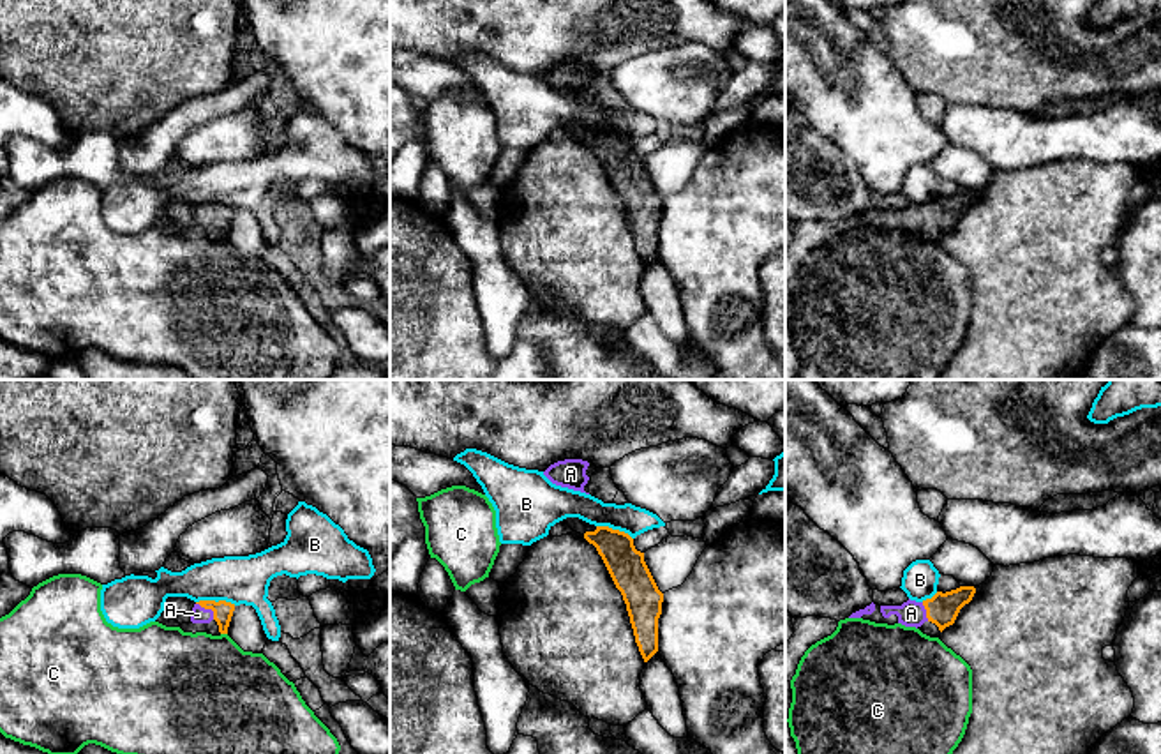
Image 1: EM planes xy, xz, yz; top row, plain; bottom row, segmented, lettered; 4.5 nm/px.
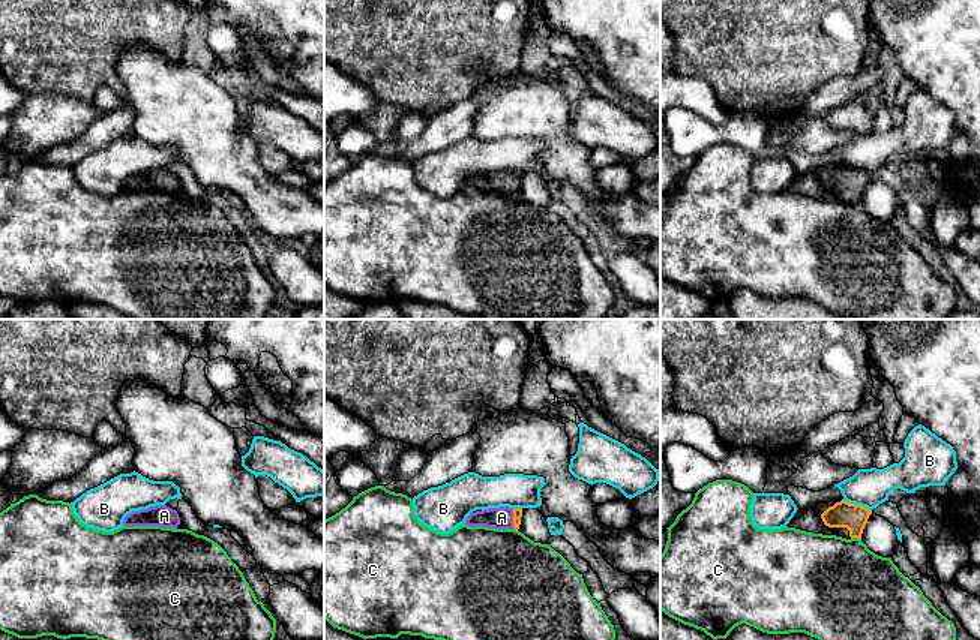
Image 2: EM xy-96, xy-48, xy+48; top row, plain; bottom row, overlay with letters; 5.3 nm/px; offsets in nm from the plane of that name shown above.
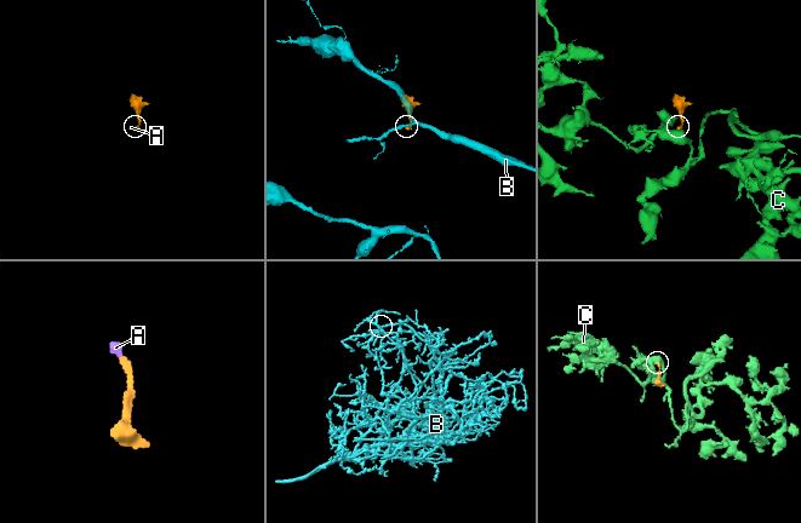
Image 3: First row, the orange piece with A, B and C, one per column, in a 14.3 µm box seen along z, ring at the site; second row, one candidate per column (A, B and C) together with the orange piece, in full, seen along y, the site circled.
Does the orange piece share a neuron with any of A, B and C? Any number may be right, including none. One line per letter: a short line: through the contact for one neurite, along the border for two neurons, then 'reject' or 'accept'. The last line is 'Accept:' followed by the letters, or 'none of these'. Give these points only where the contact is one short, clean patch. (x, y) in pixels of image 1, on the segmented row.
A: xy (223, 611), (209, 608), (198, 615) | accept
B: reject
C: reject
Accept: A

